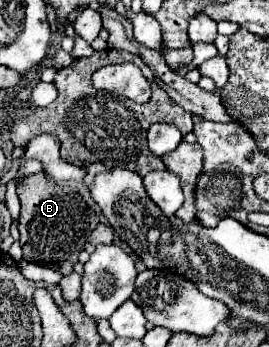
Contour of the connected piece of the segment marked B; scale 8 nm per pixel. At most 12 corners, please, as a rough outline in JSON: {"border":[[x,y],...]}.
{"border":[[45,172],[17,184],[23,258],[73,272],[99,224]]}

